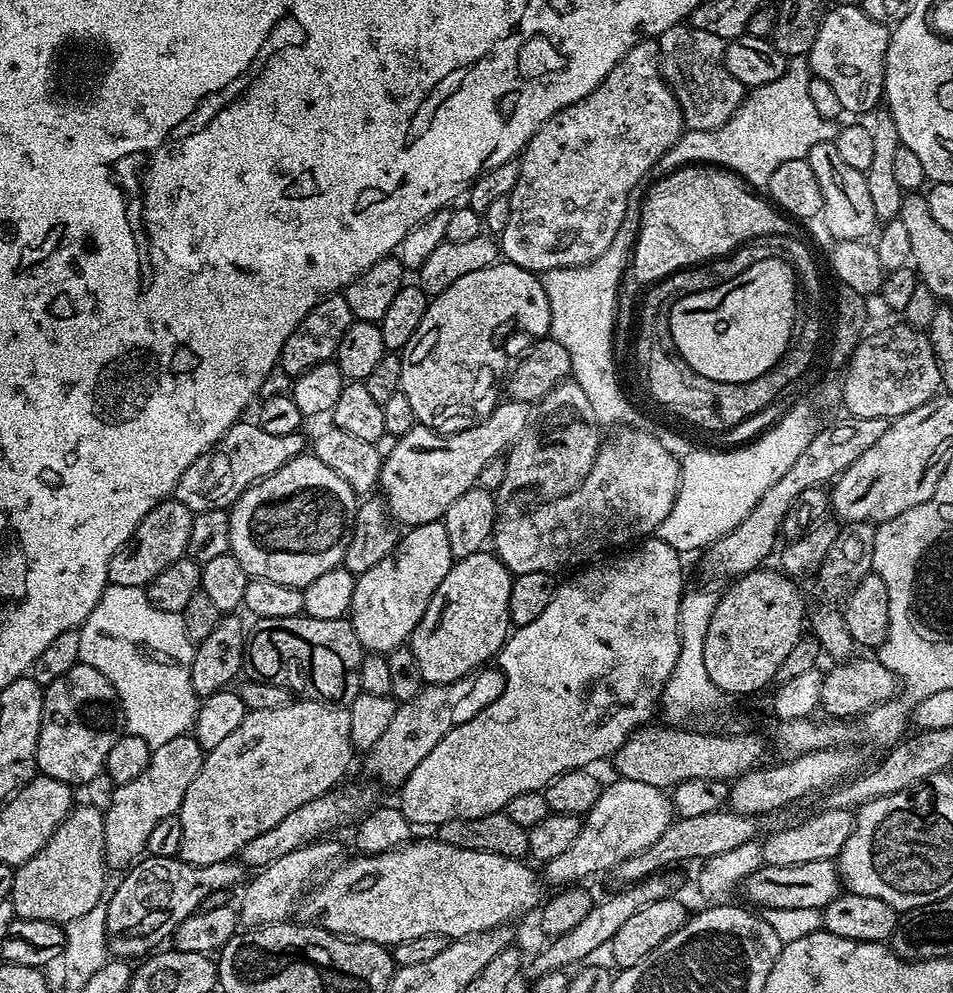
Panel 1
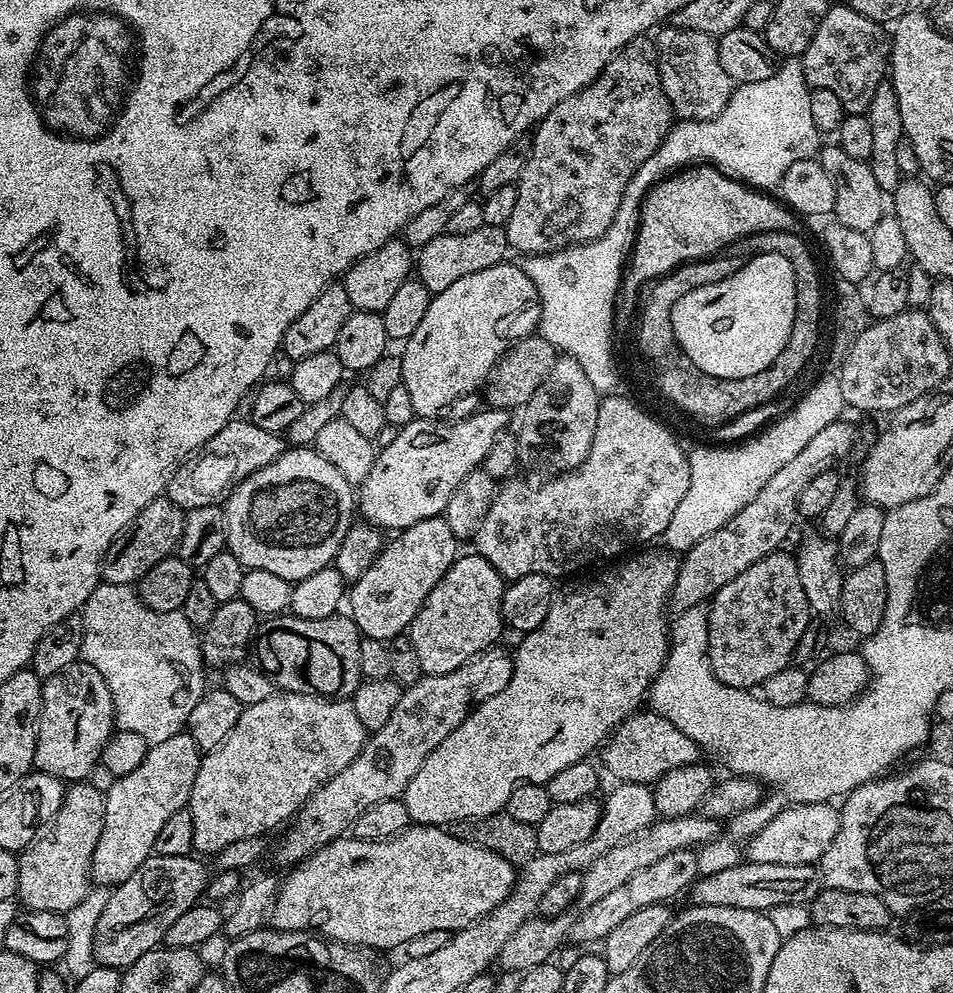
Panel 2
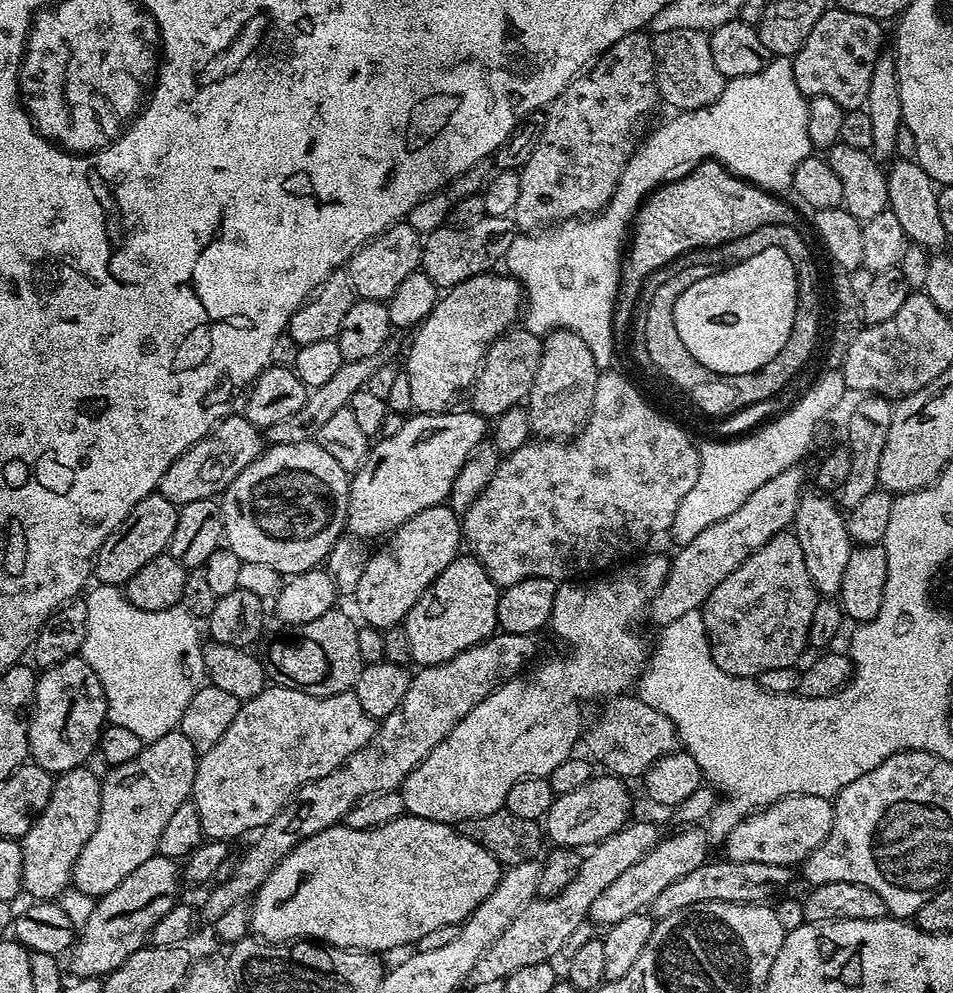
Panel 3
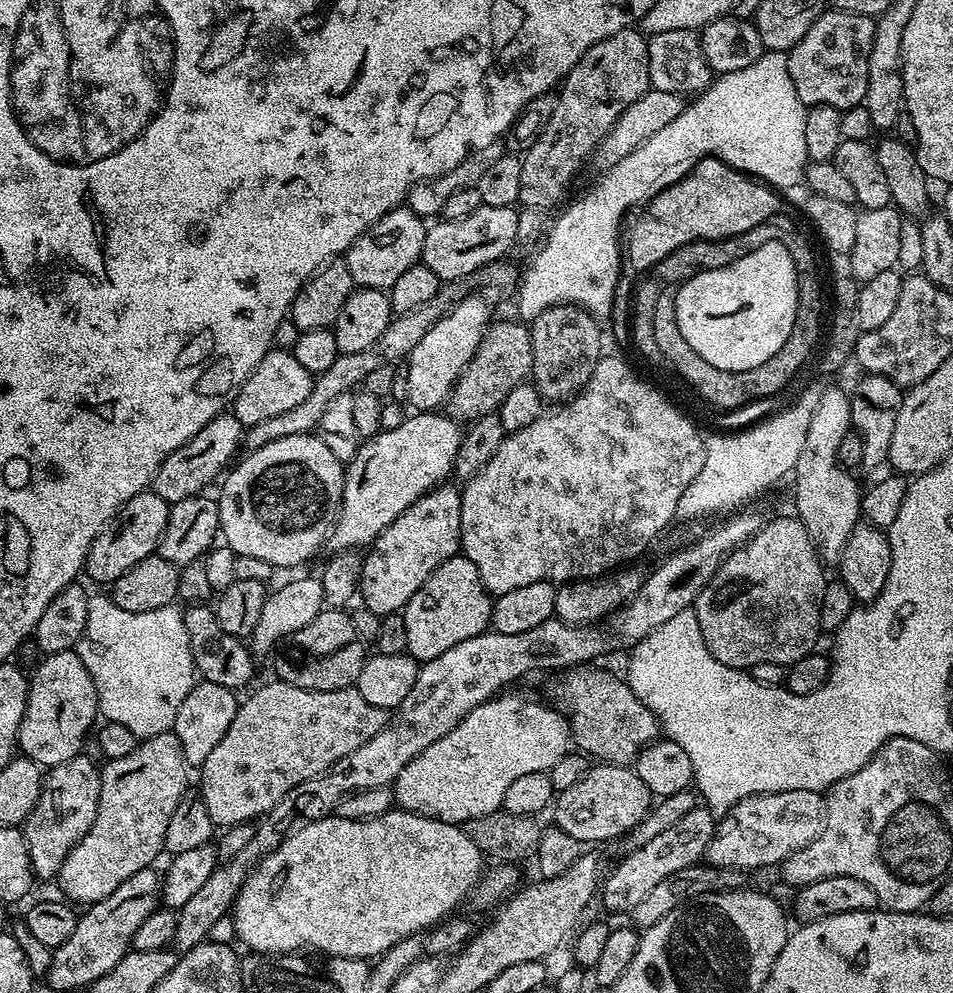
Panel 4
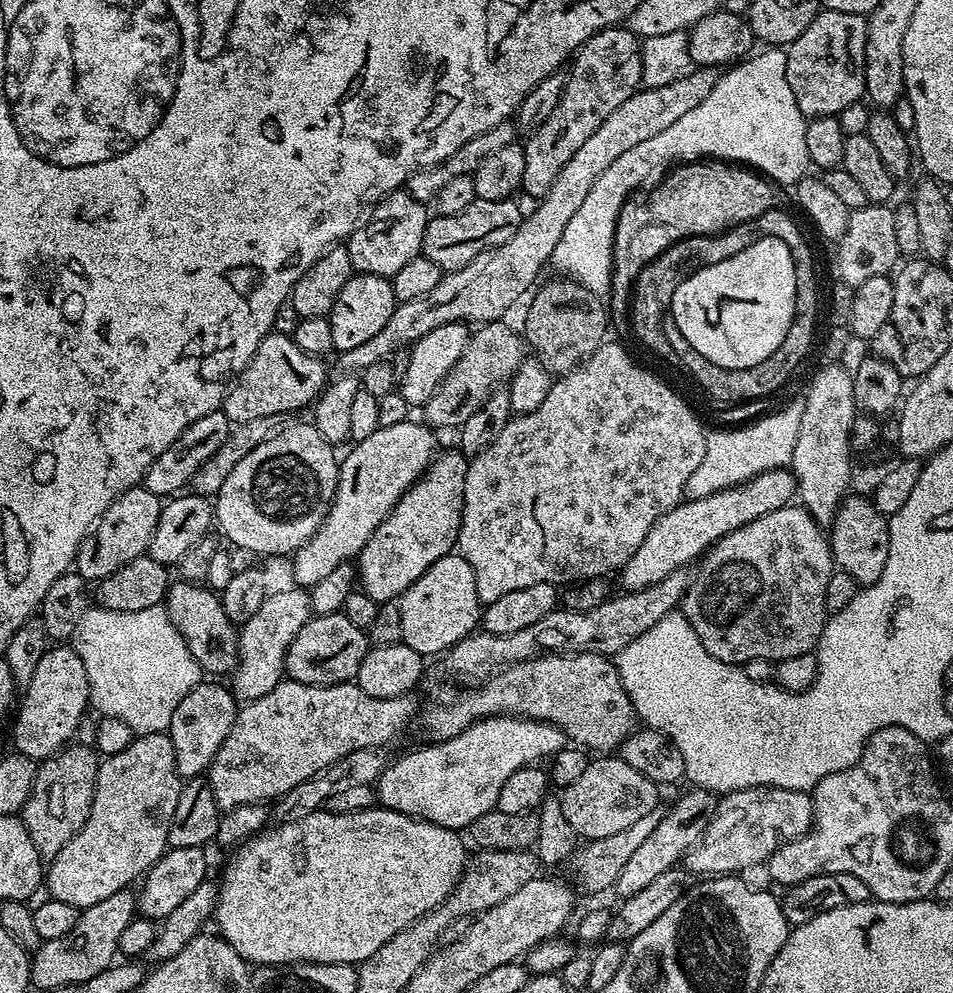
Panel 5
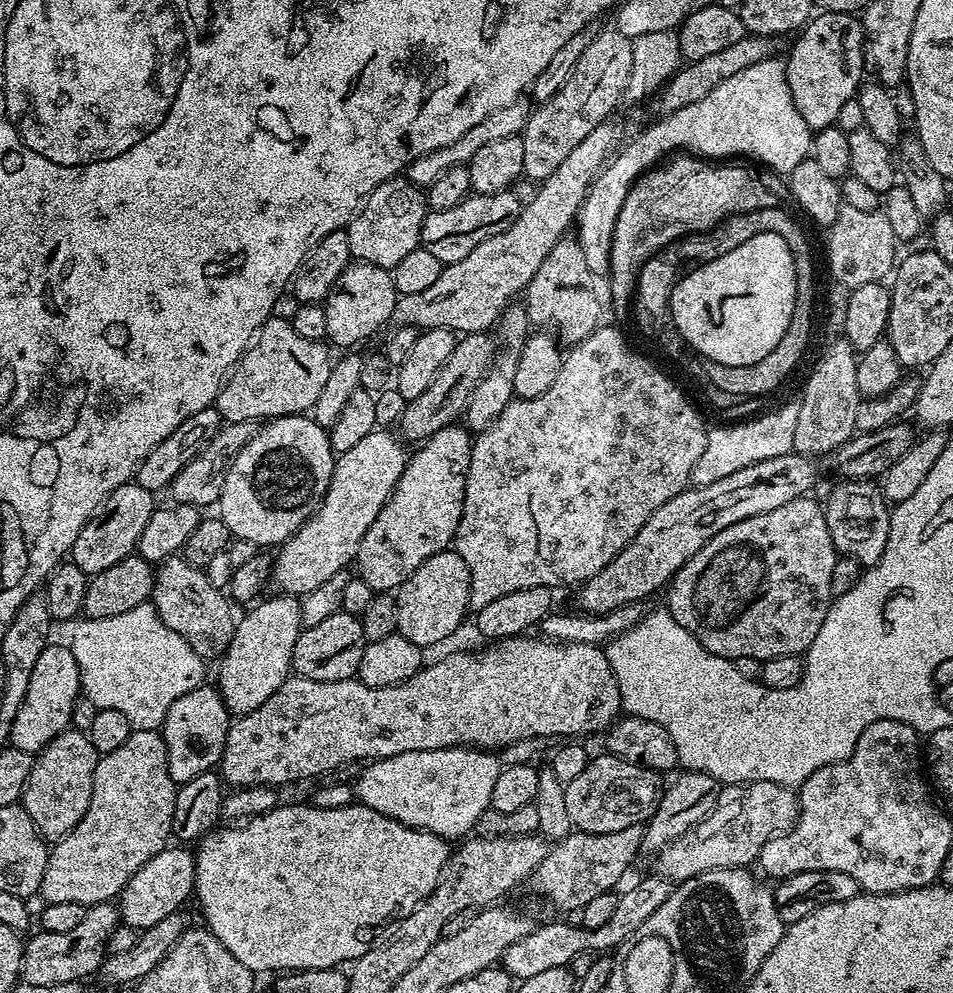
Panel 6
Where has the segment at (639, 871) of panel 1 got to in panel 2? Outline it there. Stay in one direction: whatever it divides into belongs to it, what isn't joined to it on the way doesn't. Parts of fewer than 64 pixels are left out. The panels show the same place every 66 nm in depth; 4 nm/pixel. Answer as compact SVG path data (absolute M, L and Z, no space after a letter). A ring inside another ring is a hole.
M699 814L669 820L657 818L646 830L642 830L629 840L624 840L618 846L606 850L604 856L600 856L586 869L583 873L584 885L580 891L579 907L586 909L594 906L594 902L598 902L598 898L606 898L606 894L610 894L613 890L618 890L618 886L630 882L630 878L634 878L634 874L638 874L638 870L646 870L646 866L654 866L654 862L658 862L658 858L666 858L666 854L674 854L674 850L699 849L701 844L708 844L716 839L717 835L717 821Z

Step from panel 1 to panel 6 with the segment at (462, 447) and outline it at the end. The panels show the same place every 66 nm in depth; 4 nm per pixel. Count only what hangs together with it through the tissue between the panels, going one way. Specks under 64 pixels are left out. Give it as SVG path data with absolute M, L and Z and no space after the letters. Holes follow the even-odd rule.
M388 430L371 432L358 446L350 446L350 450L337 455L330 486L317 512L279 545L275 553L271 579L281 593L302 598L310 590L318 590L322 582L330 582L334 574L345 571L355 561L358 546L366 530L370 530L370 522L378 518L408 464L409 453L404 452L392 434Z

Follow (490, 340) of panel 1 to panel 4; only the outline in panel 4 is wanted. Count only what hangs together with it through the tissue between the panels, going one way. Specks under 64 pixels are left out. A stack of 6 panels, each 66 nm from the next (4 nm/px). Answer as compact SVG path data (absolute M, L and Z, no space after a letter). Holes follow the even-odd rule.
M476 296L465 304L457 303L445 316L438 318L438 322L434 322L426 334L422 334L422 342L418 342L418 346L414 346L414 350L406 357L409 364L407 403L413 404L413 409L436 410L447 401L452 387L460 381L460 376L466 370L470 358L474 358L493 320L491 306L482 297Z

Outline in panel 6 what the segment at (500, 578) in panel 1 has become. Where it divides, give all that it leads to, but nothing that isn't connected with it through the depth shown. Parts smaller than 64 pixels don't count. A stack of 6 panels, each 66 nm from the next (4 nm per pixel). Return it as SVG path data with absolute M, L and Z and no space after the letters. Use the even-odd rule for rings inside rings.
M445 550L434 554L434 558L426 558L426 562L422 562L422 566L418 566L418 570L395 589L397 633L417 644L421 650L450 639L459 630L464 615L469 615L471 585L470 570L455 550Z

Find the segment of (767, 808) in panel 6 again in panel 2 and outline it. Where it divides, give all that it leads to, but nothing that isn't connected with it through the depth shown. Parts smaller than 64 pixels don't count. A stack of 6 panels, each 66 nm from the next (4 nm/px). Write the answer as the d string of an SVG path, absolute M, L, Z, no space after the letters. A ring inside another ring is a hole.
M793 804L782 810L762 830L746 841L746 856L754 862L778 862L778 866L816 864L830 850L834 834L840 829L840 808L827 804ZM834 807L834 808L832 808Z

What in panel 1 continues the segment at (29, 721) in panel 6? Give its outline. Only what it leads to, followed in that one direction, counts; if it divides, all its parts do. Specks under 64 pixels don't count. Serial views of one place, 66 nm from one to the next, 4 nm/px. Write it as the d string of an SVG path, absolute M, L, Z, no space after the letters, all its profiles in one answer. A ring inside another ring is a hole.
M75 664L66 674L59 676L53 684L44 688L44 709L42 710L42 726L38 734L36 747L36 766L43 775L58 778L58 782L66 782L73 786L84 786L96 774L104 771L106 754L110 754L110 746L114 746L118 735L118 705L116 691L94 666Z

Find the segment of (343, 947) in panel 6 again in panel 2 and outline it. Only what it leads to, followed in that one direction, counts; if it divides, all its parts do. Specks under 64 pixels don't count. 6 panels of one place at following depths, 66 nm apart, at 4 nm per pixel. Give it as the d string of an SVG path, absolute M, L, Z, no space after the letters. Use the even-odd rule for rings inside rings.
M413 823L406 831L391 836L389 840L359 840L357 836L351 834L340 836L312 853L308 859L301 860L287 875L289 876L282 880L276 893L276 907L270 913L271 927L281 932L319 934L327 939L337 940L339 944L355 944L361 948L385 950L384 948L399 949L406 942L410 942L410 938L415 938L417 934L427 934L429 930L446 930L451 934L470 926L478 918L490 914L490 910L494 910L511 894L512 887L516 885L518 872L510 862L506 862L506 858L462 838L454 838L454 834L447 827Z

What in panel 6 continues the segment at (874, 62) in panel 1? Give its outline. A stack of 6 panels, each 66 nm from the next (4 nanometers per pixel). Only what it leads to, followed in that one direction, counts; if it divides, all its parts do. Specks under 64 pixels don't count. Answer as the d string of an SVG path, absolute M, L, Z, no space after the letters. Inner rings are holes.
M820 12L800 29L786 55L790 98L813 130L833 127L843 104L850 102L865 79L864 25L850 12Z

